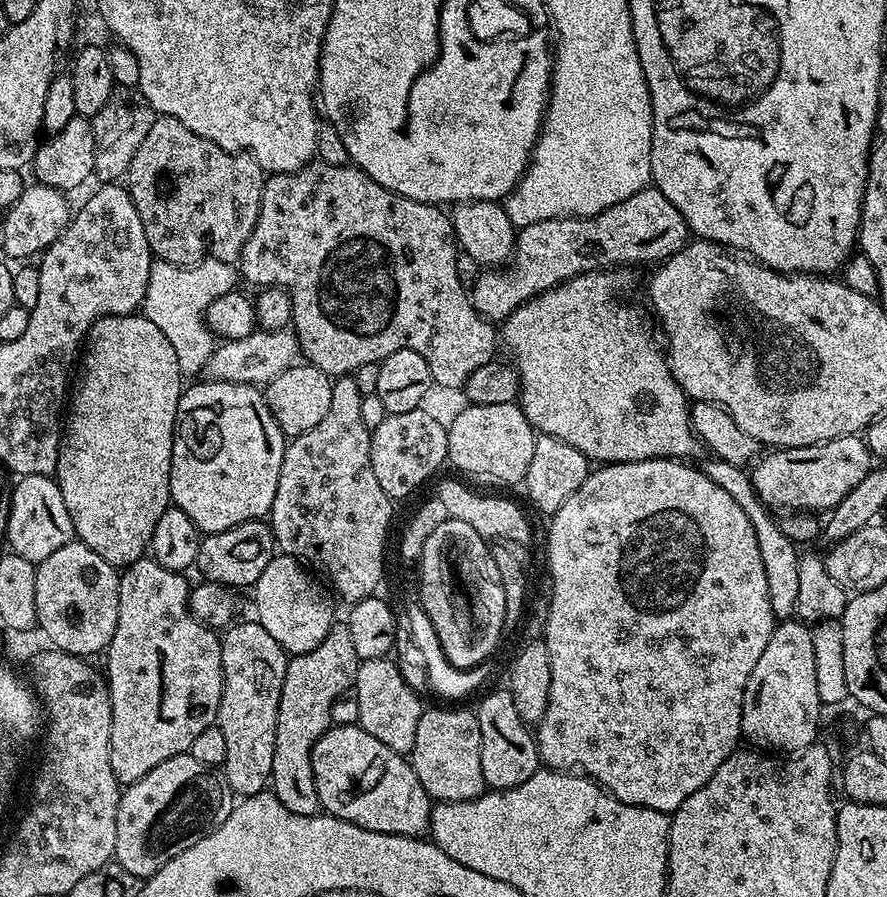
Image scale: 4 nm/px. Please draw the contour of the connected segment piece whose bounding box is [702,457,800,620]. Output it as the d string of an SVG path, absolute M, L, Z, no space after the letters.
M711 457L705 464L702 464L702 470L712 482L722 486L722 490L730 494L734 498L734 502L742 506L742 510L750 518L750 524L754 527L755 537L758 540L758 550L762 556L762 564L766 571L771 610L778 620L789 619L795 613L798 600L800 562L798 546L782 531L777 519L773 519L768 514L767 505L760 500L751 480L751 475L745 469L736 467L733 463L725 460Z

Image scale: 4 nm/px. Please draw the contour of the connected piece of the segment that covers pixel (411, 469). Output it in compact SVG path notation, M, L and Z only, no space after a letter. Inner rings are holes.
M418 407L409 413L387 413L384 421L372 429L370 442L370 466L374 466L374 478L378 478L378 486L393 502L399 502L408 496L419 484L424 484L440 467L445 467L448 458L448 429L443 428L429 414L424 414Z

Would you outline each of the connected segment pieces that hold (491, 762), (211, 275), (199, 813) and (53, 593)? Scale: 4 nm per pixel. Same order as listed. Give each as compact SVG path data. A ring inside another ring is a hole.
M501 690L501 692L490 693L480 705L475 705L474 711L482 734L482 778L489 789L522 786L522 782L526 782L526 778L530 778L535 772L541 771L540 749L536 746L533 729L525 724L524 719L518 714L518 710L514 707L514 698L511 692Z
M156 260L146 282L146 294L142 305L142 314L162 334L166 334L170 346L174 346L174 355L178 358L181 373L203 373L208 367L208 359L216 349L217 341L208 329L208 307L214 298L233 291L237 287L238 272L226 260L200 260L196 264L171 264L165 260Z
M189 754L166 758L166 762L158 762L154 770L142 774L142 778L138 778L121 791L114 860L131 874L141 878L150 878L159 872L162 866L166 866L170 858L178 858L186 850L195 848L203 840L208 839L211 832L218 830L218 826L226 822L233 807L234 793L215 767L203 764Z
M81 542L61 546L36 565L34 602L39 631L48 635L53 649L72 656L92 658L95 652L103 653L118 626L119 589L117 569L90 546Z

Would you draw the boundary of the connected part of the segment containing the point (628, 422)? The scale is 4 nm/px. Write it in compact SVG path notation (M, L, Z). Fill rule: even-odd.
M601 270L598 272L584 272L581 276L570 278L564 284L556 285L555 288L547 288L546 291L540 293L540 295L533 296L531 300L526 300L524 303L518 305L514 311L509 314L508 319L503 321L502 324L502 344L503 347L505 344L505 346L512 351L513 358L511 357L511 359L514 361L516 373L520 375L520 394L518 397L518 403L522 411L526 414L526 418L532 423L533 429L535 429L537 433L543 434L545 436L557 436L558 438L562 438L562 442L570 442L570 446L574 446L574 450L582 450L582 454L587 456L589 461L599 462L601 465L625 464L626 462L634 462L635 460L663 460L665 458L684 462L689 458L692 458L688 456L696 456L699 454L699 452L702 452L700 439L697 438L696 432L692 428L692 419L690 418L690 398L682 390L680 383L673 378L672 367L668 365L668 357L666 355L665 349L662 347L661 341L659 339L656 341L655 338L652 337L652 324L654 328L653 317L649 315L647 311L644 313L638 305L627 304L627 302L623 300L624 291L626 291L631 284L632 276L630 273L628 273L628 270Z

